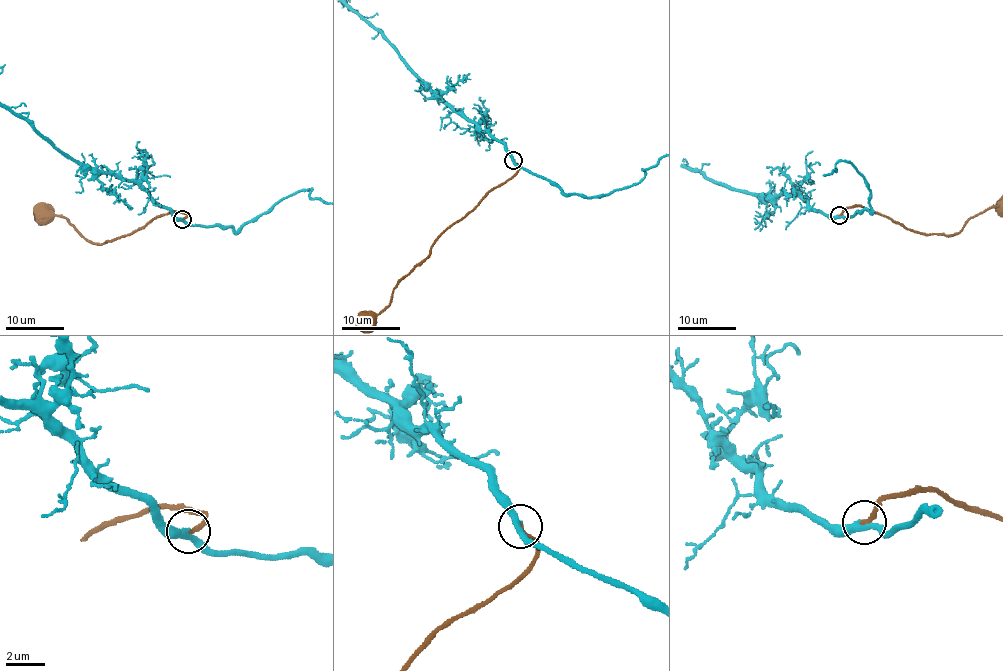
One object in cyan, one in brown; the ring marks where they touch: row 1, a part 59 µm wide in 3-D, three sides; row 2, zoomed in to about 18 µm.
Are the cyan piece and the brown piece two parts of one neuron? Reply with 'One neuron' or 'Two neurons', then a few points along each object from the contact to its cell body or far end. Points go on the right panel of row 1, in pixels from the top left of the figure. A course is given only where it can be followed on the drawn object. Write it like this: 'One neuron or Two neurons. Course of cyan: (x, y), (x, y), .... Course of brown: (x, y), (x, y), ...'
One neuron. Course of brown: (839, 215), (854, 205), (904, 228), (952, 236), (990, 207), (999, 206)

